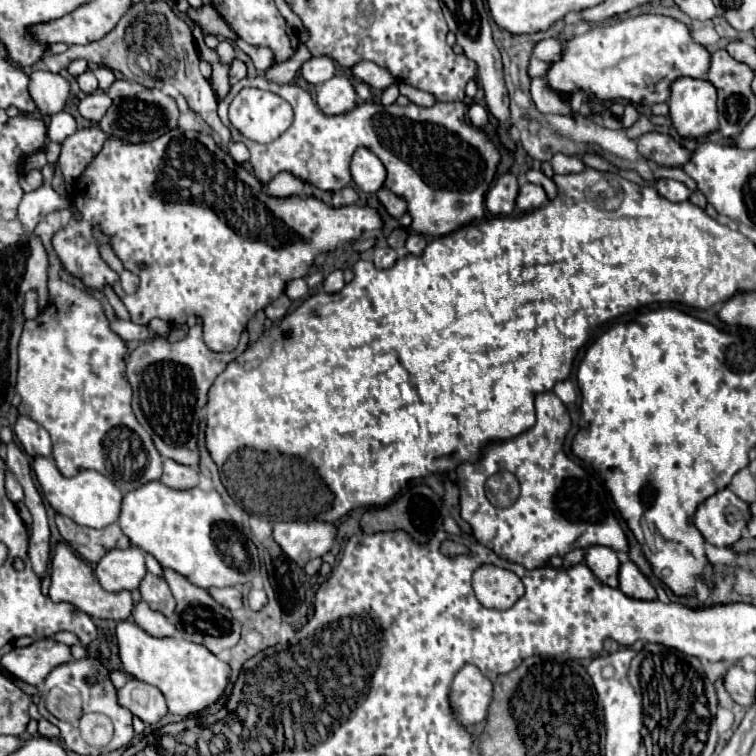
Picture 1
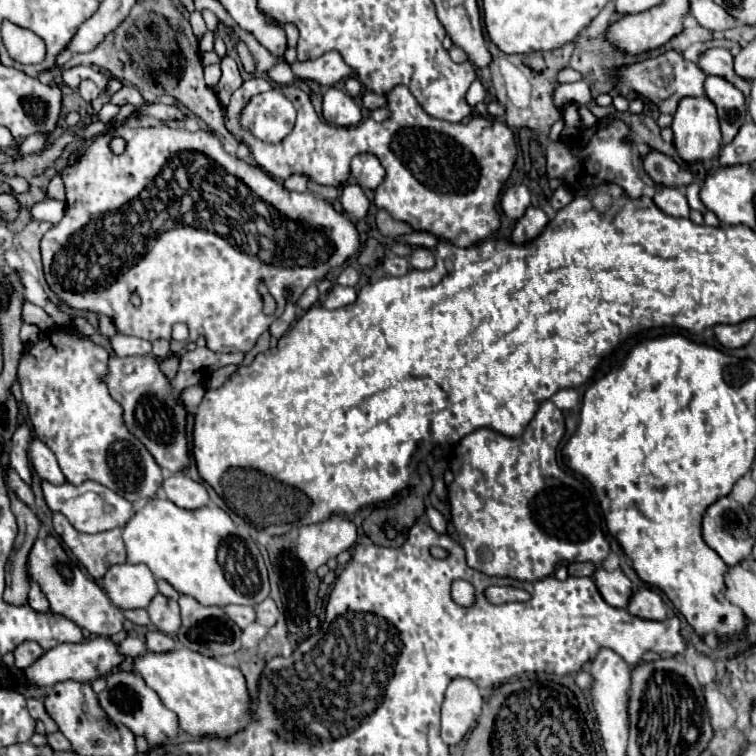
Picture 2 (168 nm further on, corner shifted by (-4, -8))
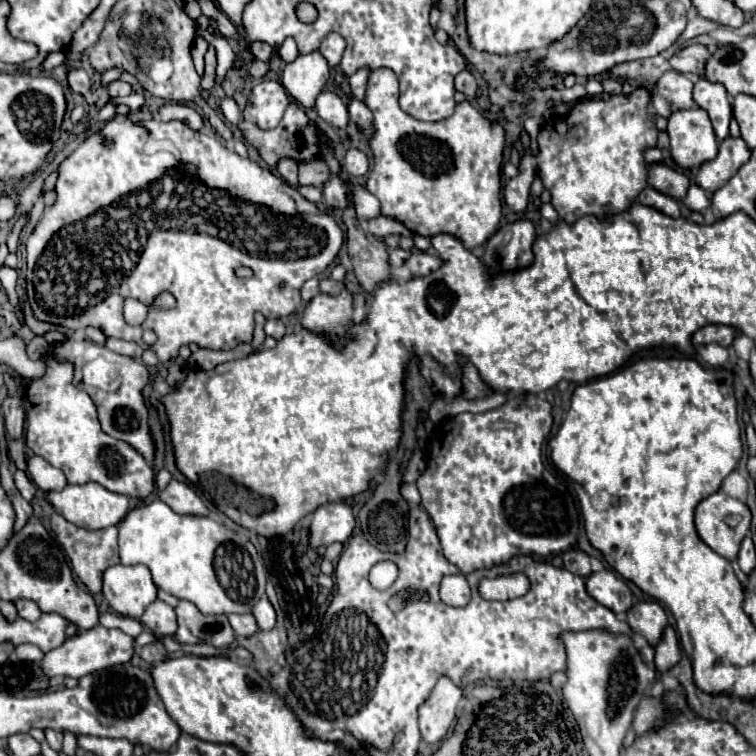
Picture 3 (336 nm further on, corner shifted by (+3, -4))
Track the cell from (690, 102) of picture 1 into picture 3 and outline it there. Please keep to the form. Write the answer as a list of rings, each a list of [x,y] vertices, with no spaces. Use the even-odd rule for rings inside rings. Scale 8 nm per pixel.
[[[698,106],[674,112],[668,118],[668,136],[672,158],[680,168],[698,168],[718,154],[710,118]]]

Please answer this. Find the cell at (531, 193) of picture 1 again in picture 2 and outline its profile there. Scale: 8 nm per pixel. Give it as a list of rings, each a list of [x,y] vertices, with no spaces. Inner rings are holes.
[[[529,206],[527,212],[523,214],[523,218],[515,224],[511,240],[513,242],[529,242],[531,238],[535,238],[535,234],[541,234],[541,230],[547,222],[549,222],[549,218],[539,206]]]

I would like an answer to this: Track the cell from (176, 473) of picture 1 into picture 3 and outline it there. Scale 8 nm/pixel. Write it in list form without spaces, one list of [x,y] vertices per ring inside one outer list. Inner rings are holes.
[[[170,480],[166,490],[160,492],[160,500],[166,502],[176,514],[186,516],[208,516],[208,508],[189,484]]]

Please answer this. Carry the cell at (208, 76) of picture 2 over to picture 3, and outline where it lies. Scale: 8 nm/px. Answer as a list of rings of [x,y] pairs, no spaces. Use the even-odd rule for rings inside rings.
[[[197,36],[193,43],[193,47],[191,49],[191,56],[196,68],[197,73],[200,76],[204,74],[204,55],[206,50],[208,49],[208,42],[203,37]]]

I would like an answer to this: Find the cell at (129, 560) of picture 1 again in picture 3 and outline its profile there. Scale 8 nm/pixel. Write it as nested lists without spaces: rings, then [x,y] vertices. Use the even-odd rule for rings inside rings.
[[[116,564],[104,572],[102,592],[114,612],[128,618],[140,618],[148,604],[156,600],[158,588],[146,566]]]

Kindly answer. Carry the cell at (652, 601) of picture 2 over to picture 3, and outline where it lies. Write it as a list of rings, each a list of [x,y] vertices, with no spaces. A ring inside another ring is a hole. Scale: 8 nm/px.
[[[640,602],[640,604],[636,604],[636,606],[632,606],[628,610],[628,624],[630,624],[630,628],[636,634],[640,634],[642,638],[646,638],[650,646],[656,646],[660,642],[664,630],[666,630],[666,626],[668,626],[668,618],[666,618],[664,610],[656,602]]]

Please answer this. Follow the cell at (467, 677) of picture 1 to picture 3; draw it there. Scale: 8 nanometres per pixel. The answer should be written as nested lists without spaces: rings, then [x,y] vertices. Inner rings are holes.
[[[440,678],[436,682],[432,694],[418,708],[418,728],[424,742],[436,744],[448,734],[456,720],[456,708],[460,700],[462,690],[452,684],[450,678]]]

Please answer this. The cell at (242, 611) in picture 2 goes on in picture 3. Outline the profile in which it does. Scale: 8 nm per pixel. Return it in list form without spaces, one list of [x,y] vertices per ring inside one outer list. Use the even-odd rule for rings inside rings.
[[[230,614],[228,620],[230,620],[230,626],[234,628],[236,636],[248,638],[248,636],[256,634],[256,630],[258,630],[258,624],[252,614]]]

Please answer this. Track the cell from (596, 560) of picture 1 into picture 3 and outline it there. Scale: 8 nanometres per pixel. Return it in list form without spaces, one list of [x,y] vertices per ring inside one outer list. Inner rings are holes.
[[[610,570],[590,574],[586,578],[586,590],[596,602],[610,608],[614,614],[628,612],[630,606],[632,606],[630,588],[626,586],[626,582],[622,578],[618,578]]]

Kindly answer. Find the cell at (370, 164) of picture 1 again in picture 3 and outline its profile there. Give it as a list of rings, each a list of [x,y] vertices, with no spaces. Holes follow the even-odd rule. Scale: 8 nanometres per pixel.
[[[350,148],[344,156],[344,172],[350,178],[360,178],[368,172],[368,158],[362,150],[358,148]]]

